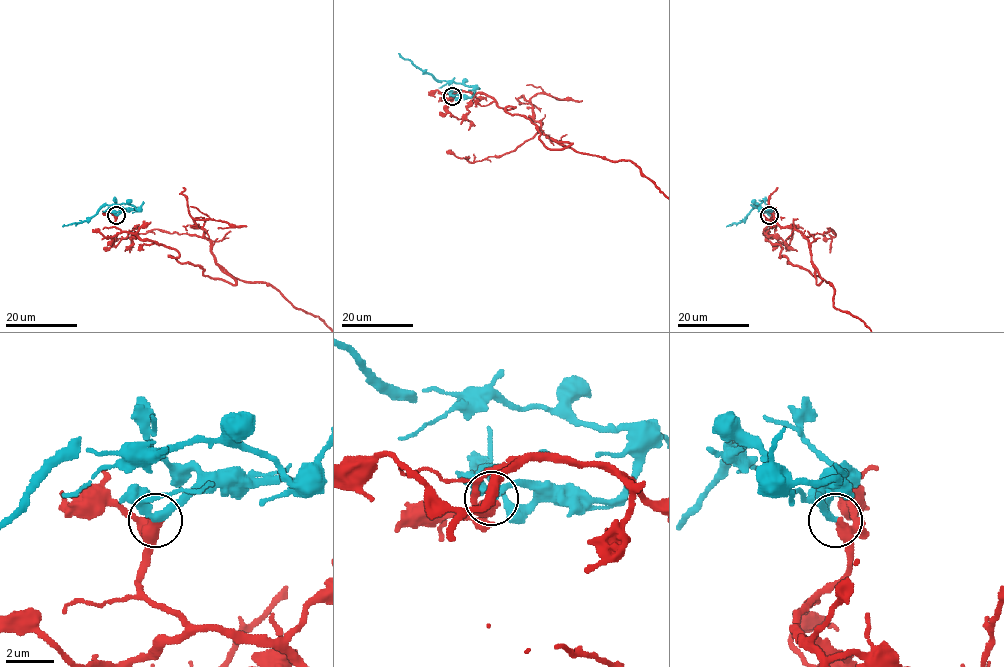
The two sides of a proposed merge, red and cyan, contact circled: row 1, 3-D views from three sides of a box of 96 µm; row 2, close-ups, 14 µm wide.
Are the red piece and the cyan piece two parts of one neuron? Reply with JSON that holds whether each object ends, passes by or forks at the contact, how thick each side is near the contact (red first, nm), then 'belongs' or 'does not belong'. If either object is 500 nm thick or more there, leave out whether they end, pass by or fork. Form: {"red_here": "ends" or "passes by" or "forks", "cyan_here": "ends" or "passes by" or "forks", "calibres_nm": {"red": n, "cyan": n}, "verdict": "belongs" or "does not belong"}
{"red_here": "passes by", "cyan_here": "passes by", "calibres_nm": {"red": 360, "cyan": 280}, "verdict": "belongs"}

